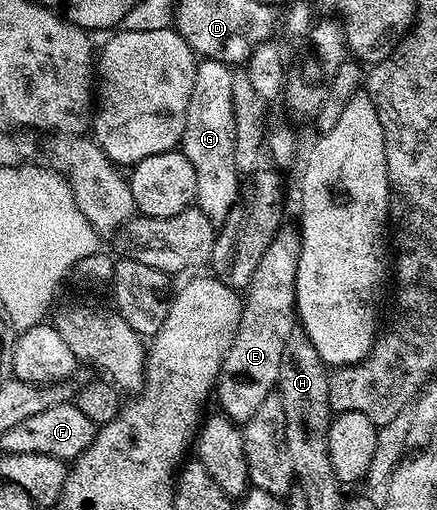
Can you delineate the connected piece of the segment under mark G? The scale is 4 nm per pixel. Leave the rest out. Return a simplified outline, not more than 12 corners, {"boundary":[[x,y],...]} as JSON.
{"boundary":[[199,60],[180,152],[196,205],[222,223],[238,201],[229,64]]}

